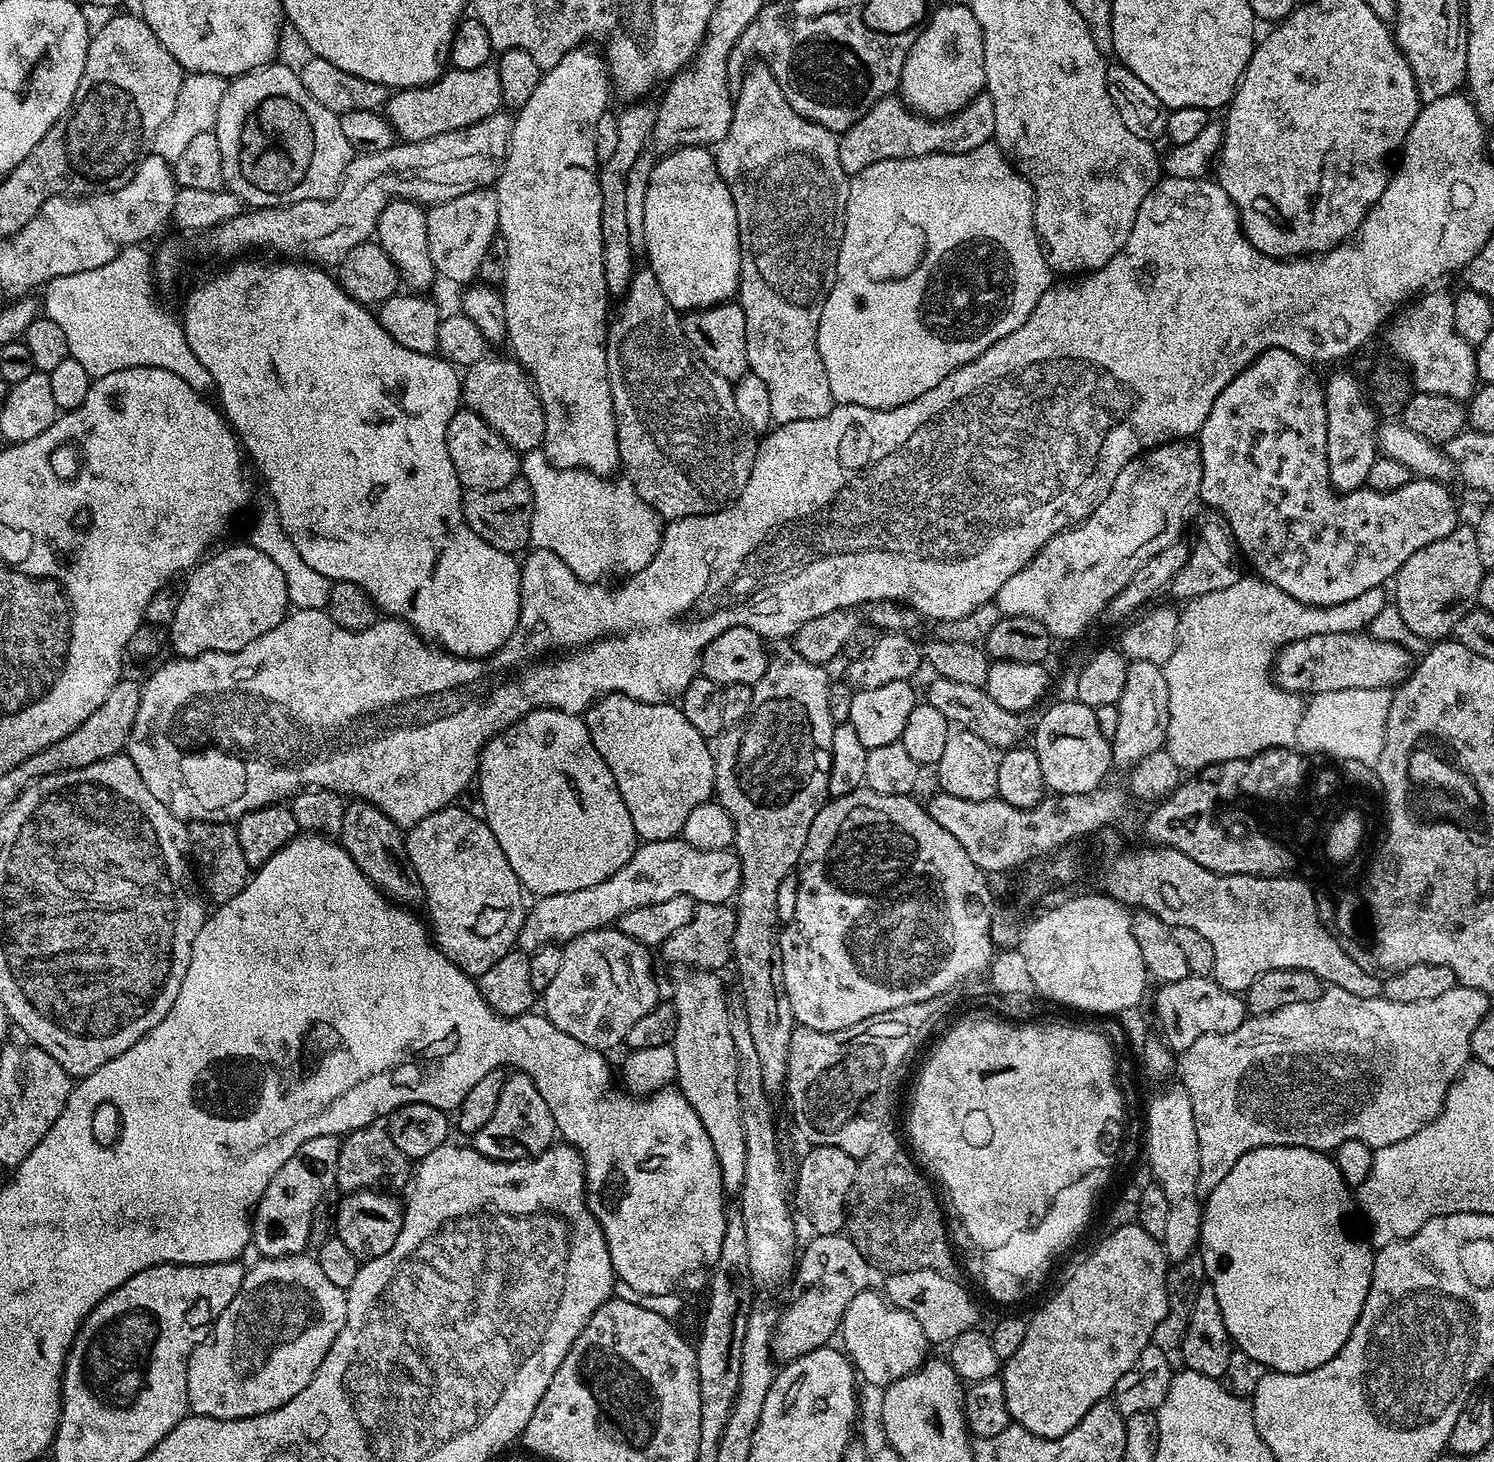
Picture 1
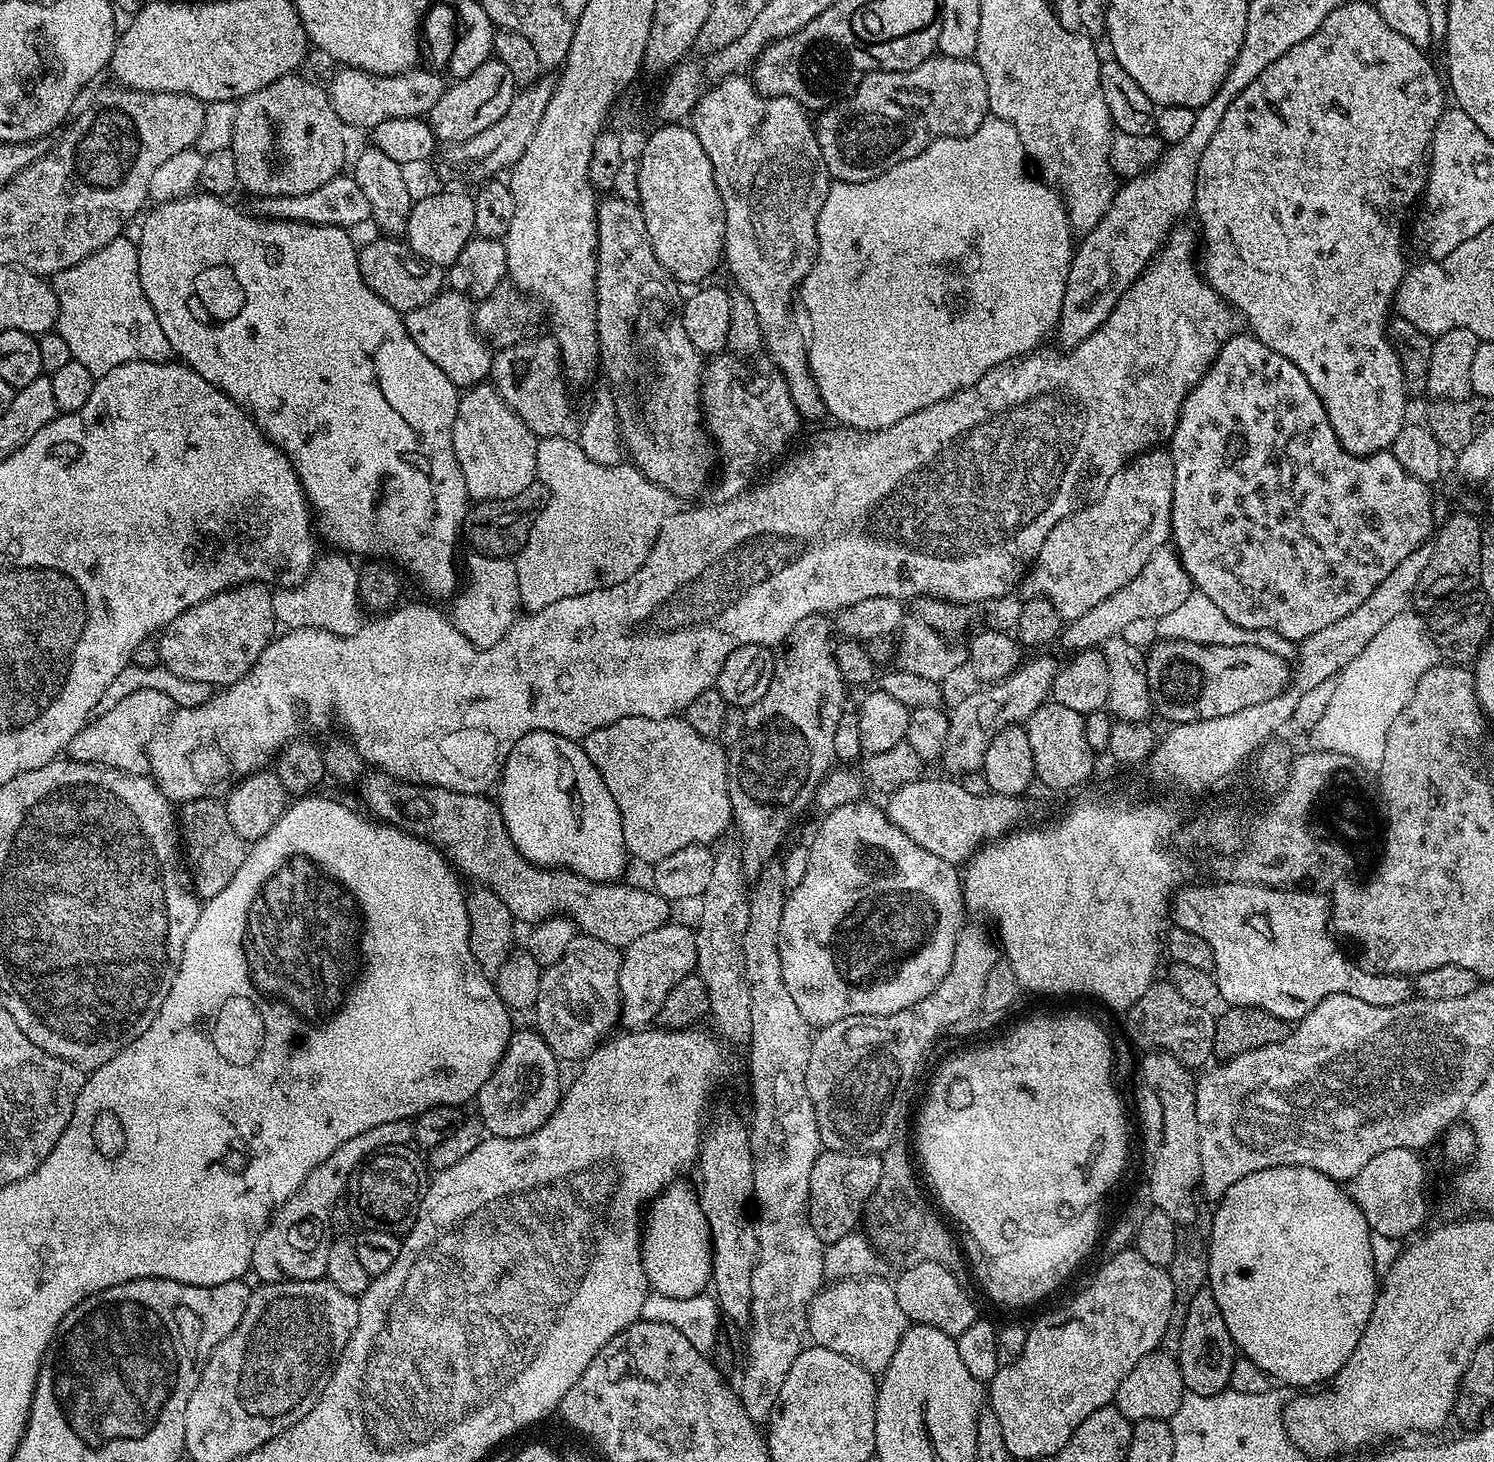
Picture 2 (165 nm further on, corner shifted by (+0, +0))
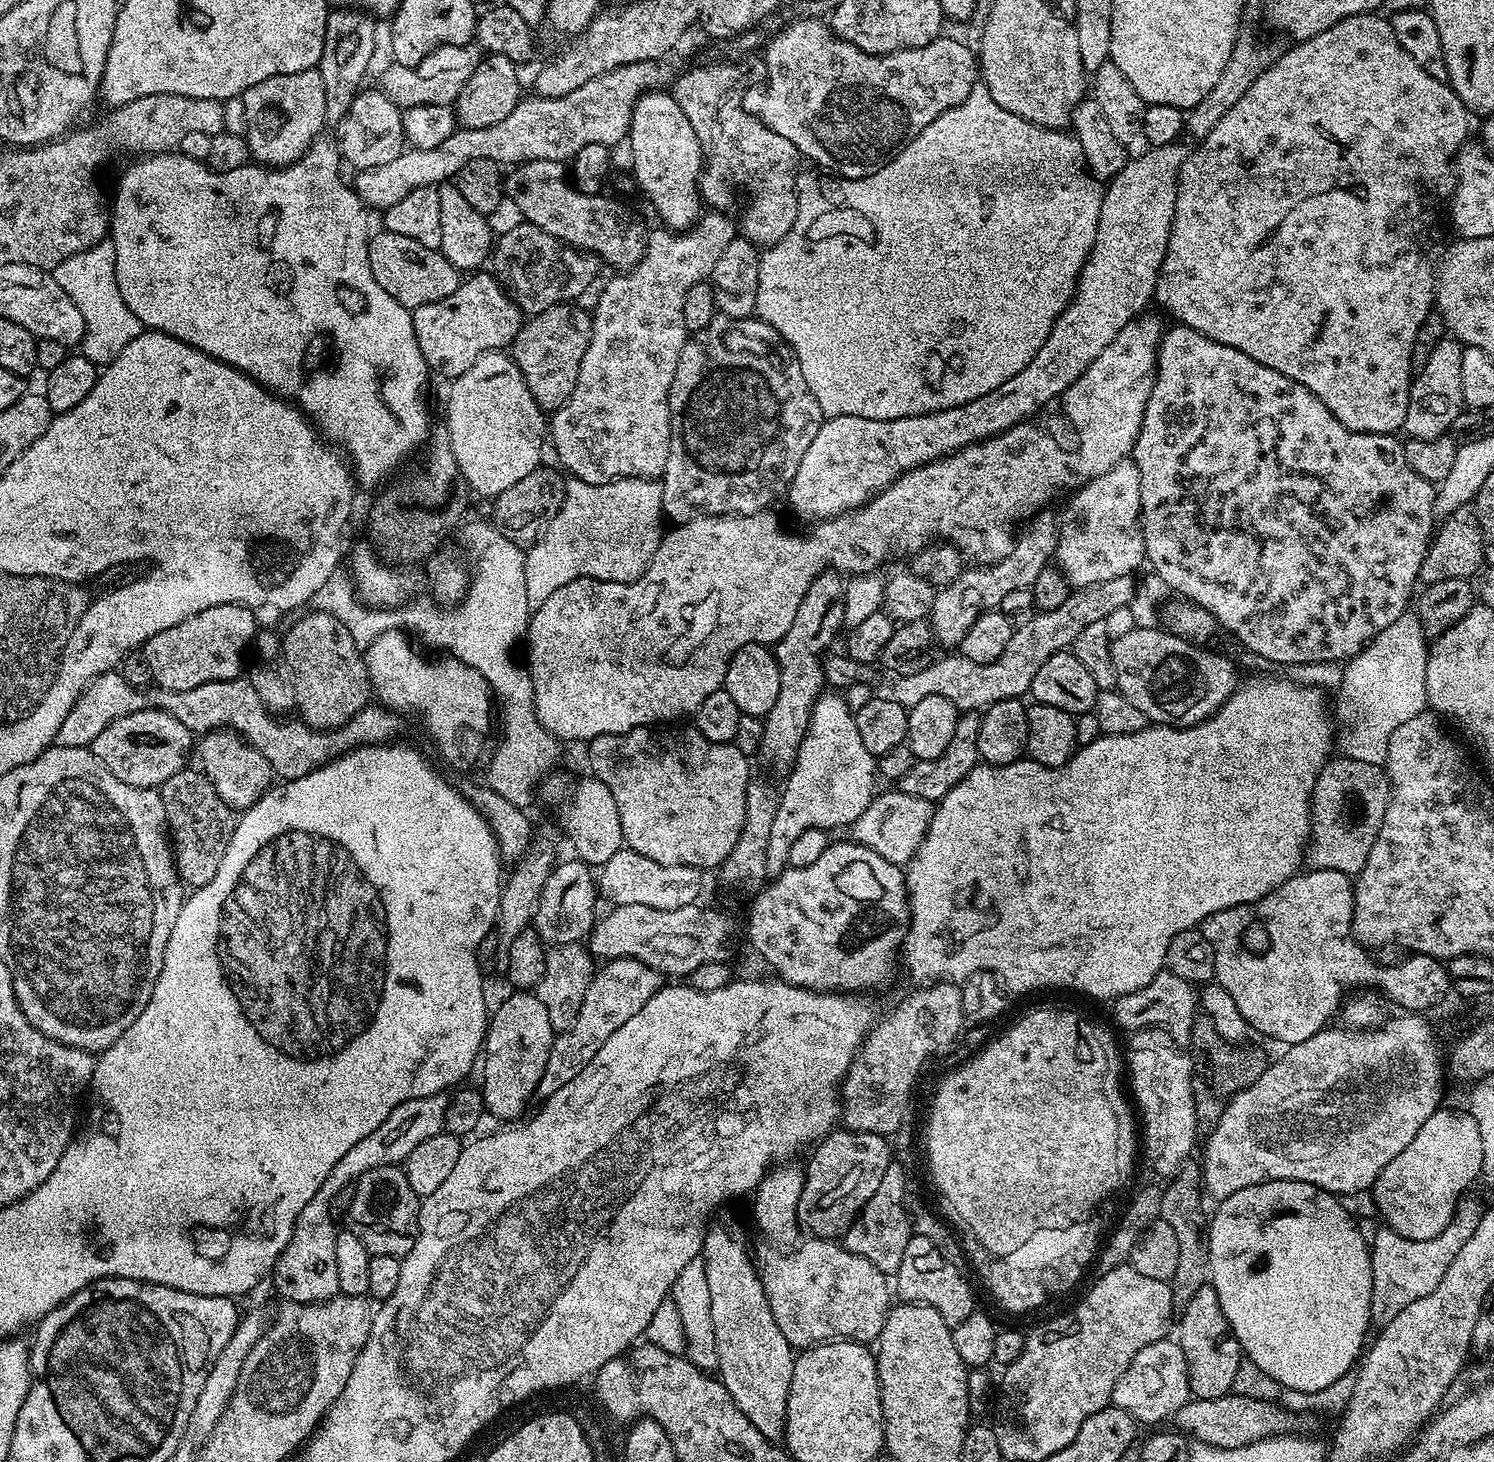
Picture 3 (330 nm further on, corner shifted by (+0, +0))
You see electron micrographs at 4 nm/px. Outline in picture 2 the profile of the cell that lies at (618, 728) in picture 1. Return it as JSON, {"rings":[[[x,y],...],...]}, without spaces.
{"rings":[[[642,714],[623,716],[617,720],[612,720],[606,726],[595,728],[589,736],[583,737],[582,750],[588,755],[588,760],[594,762],[598,774],[602,774],[605,788],[610,790],[610,794],[614,794],[614,804],[618,806],[620,817],[622,818],[622,828],[620,829],[622,844],[623,847],[627,848],[629,857],[636,859],[637,856],[638,859],[645,860],[649,866],[655,866],[661,860],[670,858],[670,854],[674,854],[691,844],[711,845],[713,843],[712,840],[718,839],[727,828],[730,828],[733,818],[730,790],[728,789],[729,753],[727,751],[723,752],[716,743],[717,741],[713,737],[698,734],[698,730],[694,730],[694,726],[690,726],[687,720],[676,714],[669,714],[669,716],[661,720],[646,718]]]}

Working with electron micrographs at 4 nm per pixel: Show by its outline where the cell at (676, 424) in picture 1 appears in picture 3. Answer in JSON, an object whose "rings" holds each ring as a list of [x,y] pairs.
{"rings":[[[525,160],[506,176],[506,196],[516,204],[525,221],[540,227],[575,249],[605,260],[612,270],[627,270],[644,257],[648,232],[644,224],[624,204],[611,200],[608,194],[586,194],[567,179],[566,168],[558,160]]]}

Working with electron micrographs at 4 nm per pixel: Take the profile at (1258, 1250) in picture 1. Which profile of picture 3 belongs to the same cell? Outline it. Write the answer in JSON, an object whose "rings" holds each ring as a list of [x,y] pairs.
{"rings":[[[1267,1180],[1261,1184],[1254,1186],[1246,1186],[1244,1192],[1238,1194],[1230,1194],[1228,1200],[1219,1201],[1216,1213],[1211,1213],[1210,1223],[1208,1224],[1208,1271],[1207,1275],[1210,1277],[1212,1288],[1218,1294],[1218,1302],[1222,1306],[1222,1314],[1228,1320],[1228,1327],[1236,1335],[1236,1341],[1242,1346],[1242,1352],[1247,1359],[1254,1362],[1254,1366],[1262,1366],[1262,1370],[1266,1370],[1266,1374],[1270,1374],[1270,1378],[1277,1380],[1288,1392],[1321,1392],[1325,1384],[1330,1382],[1338,1382],[1338,1378],[1342,1374],[1346,1374],[1357,1363],[1358,1354],[1363,1353],[1366,1348],[1366,1340],[1364,1342],[1364,1320],[1366,1322],[1372,1320],[1372,1258],[1371,1255],[1366,1254],[1366,1236],[1362,1233],[1356,1232],[1356,1228],[1352,1224],[1348,1224],[1348,1212],[1344,1208],[1340,1208],[1339,1199],[1334,1198],[1333,1193],[1321,1192],[1318,1186],[1307,1184],[1306,1182],[1273,1182]]]}

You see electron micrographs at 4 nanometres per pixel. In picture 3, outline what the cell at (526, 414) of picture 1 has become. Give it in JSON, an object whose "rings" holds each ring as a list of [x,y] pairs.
{"rings":[[[557,302],[546,311],[525,319],[510,345],[512,361],[518,370],[522,370],[530,394],[534,394],[538,406],[549,413],[557,412],[570,394],[574,394],[578,366],[582,366],[582,354],[586,354],[586,346],[590,346],[592,317],[574,305],[572,302]]]}

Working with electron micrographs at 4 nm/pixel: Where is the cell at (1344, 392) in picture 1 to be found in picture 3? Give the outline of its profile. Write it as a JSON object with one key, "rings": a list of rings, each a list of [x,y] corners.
{"rings":[[[1364,12],[1357,14],[1357,16],[1343,17],[1334,26],[1330,26],[1330,30],[1322,30],[1322,34],[1314,34],[1314,38],[1293,43],[1291,46],[1293,48],[1288,48],[1285,52],[1281,51],[1277,55],[1276,61],[1256,79],[1254,86],[1250,86],[1250,90],[1246,90],[1246,94],[1242,94],[1242,98],[1238,98],[1237,104],[1219,120],[1218,126],[1214,126],[1214,130],[1210,130],[1210,134],[1206,134],[1206,138],[1199,141],[1195,145],[1196,148],[1193,147],[1189,151],[1184,169],[1180,171],[1180,185],[1178,186],[1178,198],[1174,210],[1174,222],[1170,230],[1170,242],[1166,246],[1166,258],[1162,262],[1158,274],[1154,300],[1157,305],[1159,303],[1165,304],[1180,319],[1177,321],[1182,322],[1183,327],[1193,328],[1194,331],[1210,337],[1214,342],[1225,344],[1234,350],[1242,350],[1242,354],[1254,358],[1254,362],[1262,362],[1262,366],[1270,366],[1282,374],[1286,374],[1286,378],[1294,378],[1299,384],[1306,386],[1306,390],[1310,390],[1317,396],[1326,406],[1326,410],[1330,410],[1330,414],[1334,414],[1334,418],[1338,418],[1338,422],[1342,422],[1342,426],[1346,426],[1351,432],[1369,432],[1383,436],[1396,434],[1403,429],[1406,422],[1408,399],[1414,379],[1412,363],[1410,362],[1414,338],[1423,326],[1429,312],[1433,311],[1434,308],[1434,293],[1438,283],[1434,264],[1432,268],[1432,243],[1436,240],[1436,215],[1440,212],[1440,203],[1443,200],[1445,203],[1451,197],[1452,189],[1456,186],[1454,161],[1460,149],[1465,147],[1467,140],[1464,139],[1468,136],[1470,113],[1468,107],[1463,104],[1456,91],[1452,89],[1451,84],[1426,74],[1423,66],[1414,62],[1414,58],[1410,58],[1410,54],[1406,54],[1406,50],[1402,50],[1398,38],[1394,38],[1391,23],[1385,17],[1383,20],[1380,14]]]}

